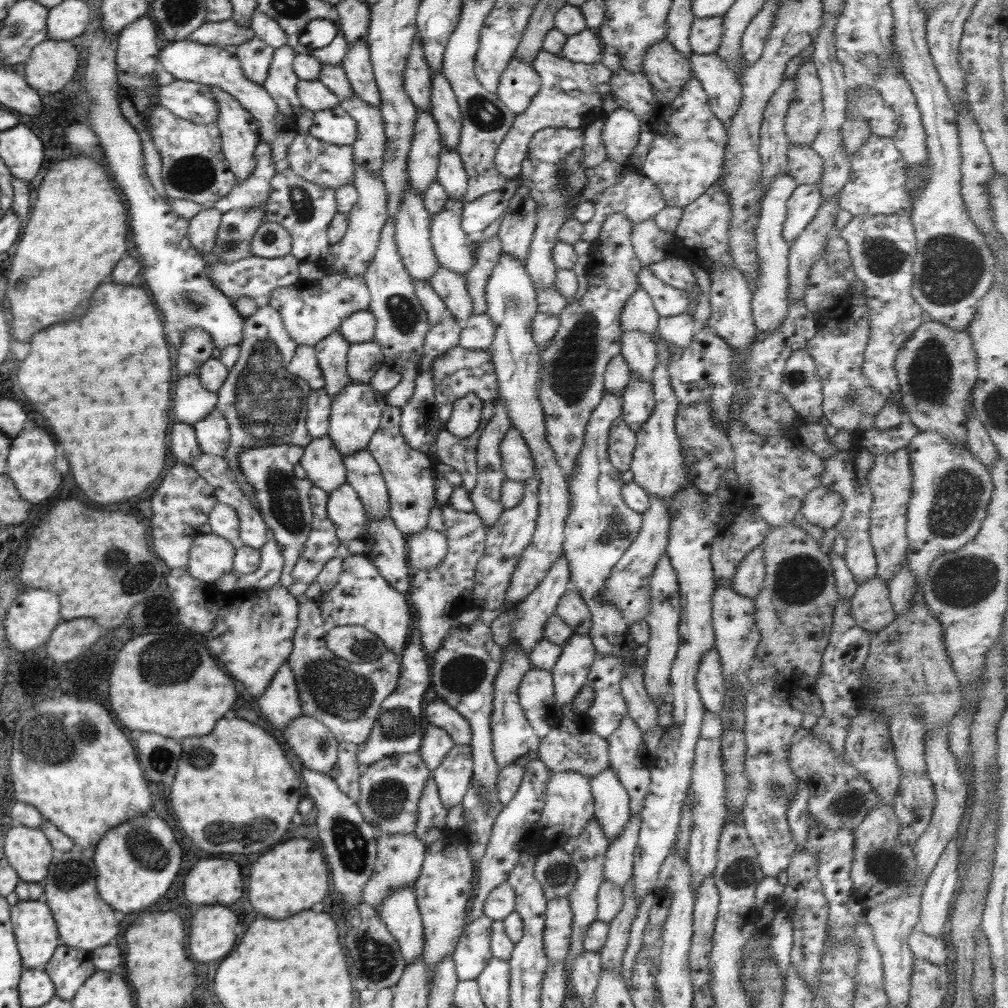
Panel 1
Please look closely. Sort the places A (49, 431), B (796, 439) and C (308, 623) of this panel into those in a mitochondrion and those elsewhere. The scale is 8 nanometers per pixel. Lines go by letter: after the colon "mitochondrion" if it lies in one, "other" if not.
A: other
B: other
C: other

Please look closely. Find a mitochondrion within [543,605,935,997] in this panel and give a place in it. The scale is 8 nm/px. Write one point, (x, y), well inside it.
(887, 865)

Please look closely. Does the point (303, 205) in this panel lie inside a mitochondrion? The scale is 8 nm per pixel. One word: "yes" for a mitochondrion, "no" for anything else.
yes

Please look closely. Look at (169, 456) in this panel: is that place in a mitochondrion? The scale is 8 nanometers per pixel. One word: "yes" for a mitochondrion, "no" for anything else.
no

